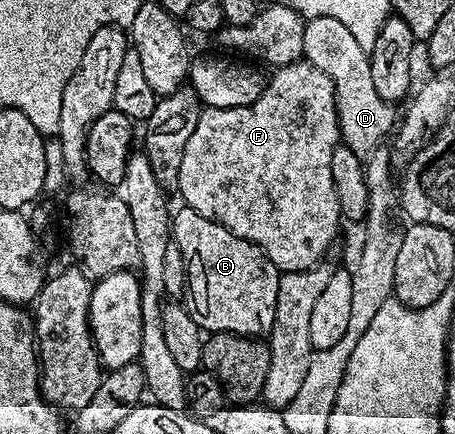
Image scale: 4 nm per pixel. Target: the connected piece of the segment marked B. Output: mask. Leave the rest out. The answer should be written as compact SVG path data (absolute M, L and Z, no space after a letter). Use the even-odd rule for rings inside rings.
M182 206L172 216L172 239L180 246L186 263L188 304L203 333L231 332L247 338L262 338L276 318L277 266L256 244L232 234L224 226Z

